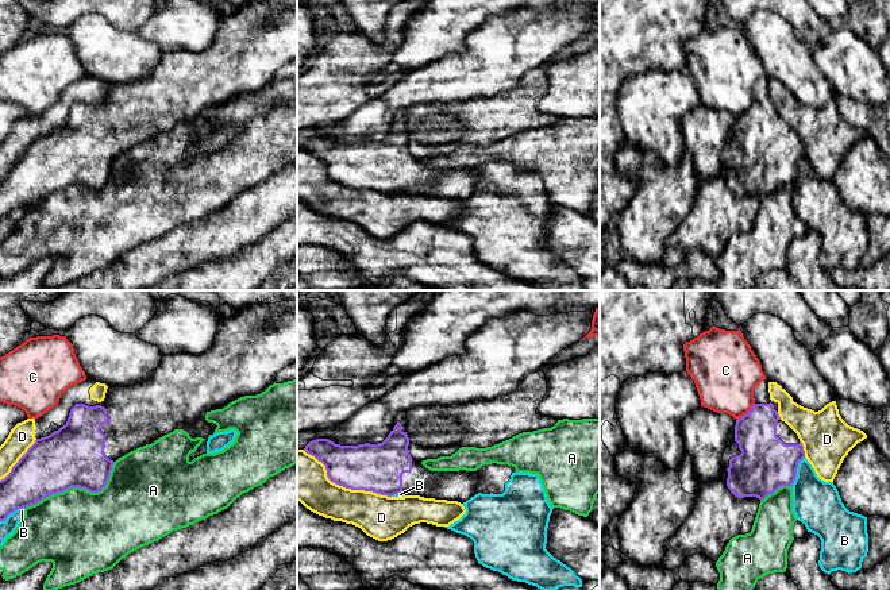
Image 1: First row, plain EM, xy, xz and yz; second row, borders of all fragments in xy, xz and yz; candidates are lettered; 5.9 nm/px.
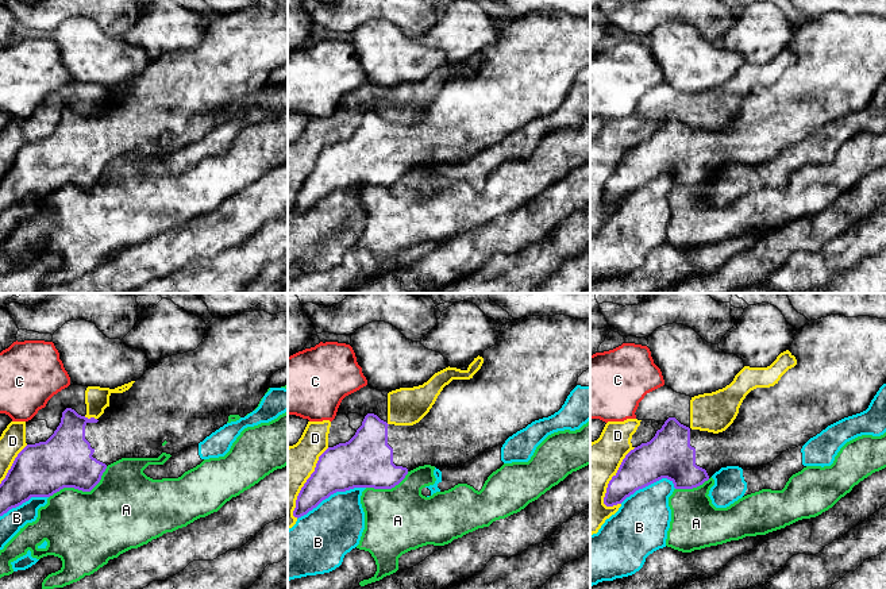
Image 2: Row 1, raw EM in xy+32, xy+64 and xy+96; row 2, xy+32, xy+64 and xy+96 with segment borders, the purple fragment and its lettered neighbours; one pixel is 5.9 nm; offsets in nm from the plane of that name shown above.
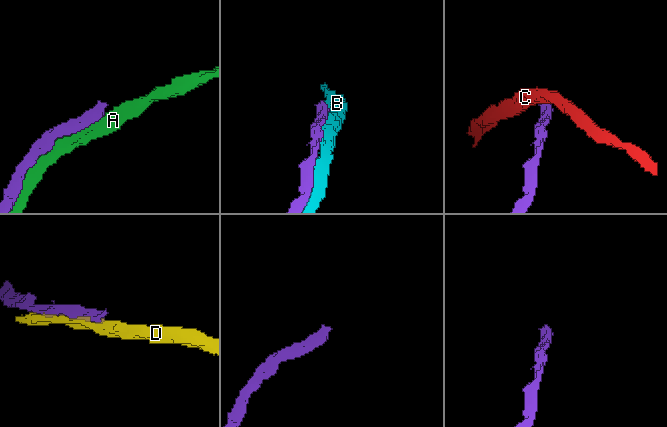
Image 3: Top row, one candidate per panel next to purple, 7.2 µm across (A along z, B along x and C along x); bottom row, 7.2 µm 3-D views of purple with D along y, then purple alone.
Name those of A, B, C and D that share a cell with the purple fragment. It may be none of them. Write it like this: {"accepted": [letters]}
{"accepted": []}

